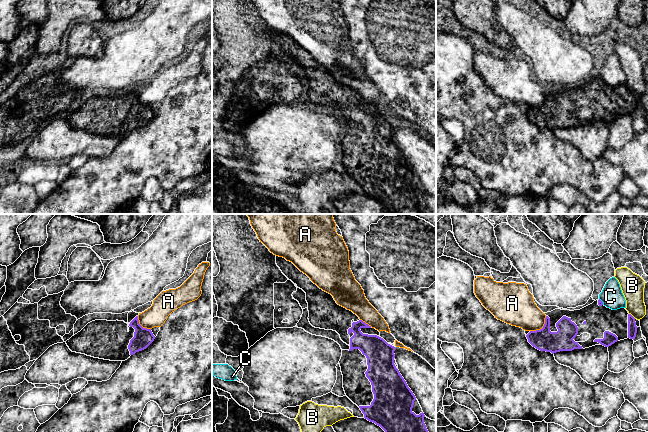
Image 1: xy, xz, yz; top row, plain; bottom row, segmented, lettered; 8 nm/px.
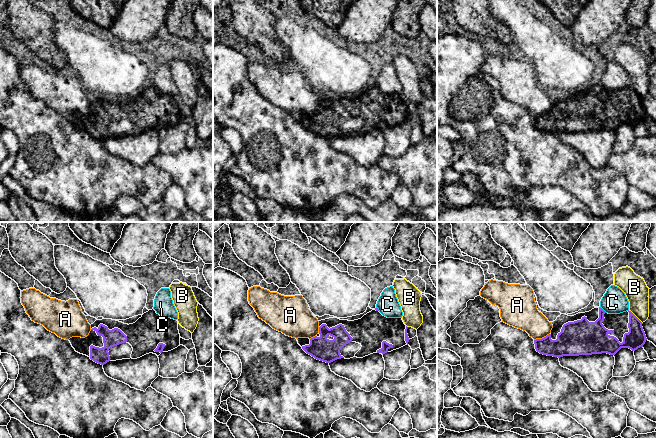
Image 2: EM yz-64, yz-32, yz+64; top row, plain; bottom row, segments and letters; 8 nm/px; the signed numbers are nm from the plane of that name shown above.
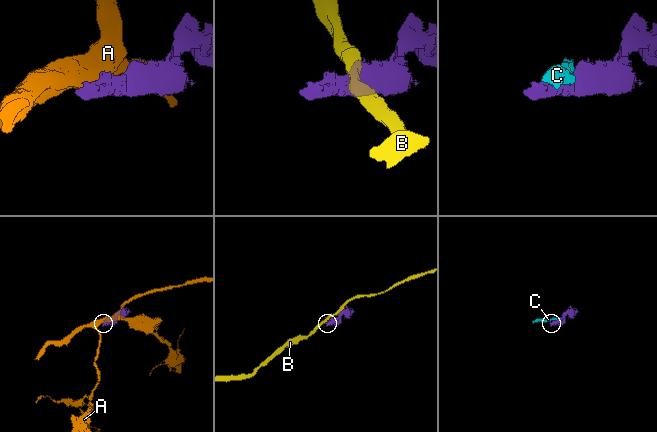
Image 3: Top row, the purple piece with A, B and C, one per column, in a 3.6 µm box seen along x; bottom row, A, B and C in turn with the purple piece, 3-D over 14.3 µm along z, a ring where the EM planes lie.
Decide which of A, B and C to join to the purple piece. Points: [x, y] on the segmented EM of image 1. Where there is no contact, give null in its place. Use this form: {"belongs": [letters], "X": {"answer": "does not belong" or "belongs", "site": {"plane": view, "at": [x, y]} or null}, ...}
{"belongs": [], "A": {"answer": "does not belong", "site": {"plane": "yz", "at": [542, 328]}}, "B": {"answer": "does not belong", "site": {"plane": "yz", "at": [631, 315]}}, "C": {"answer": "does not belong", "site": {"plane": "yz", "at": [601, 301]}}}

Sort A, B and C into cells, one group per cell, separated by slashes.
A / B / C

